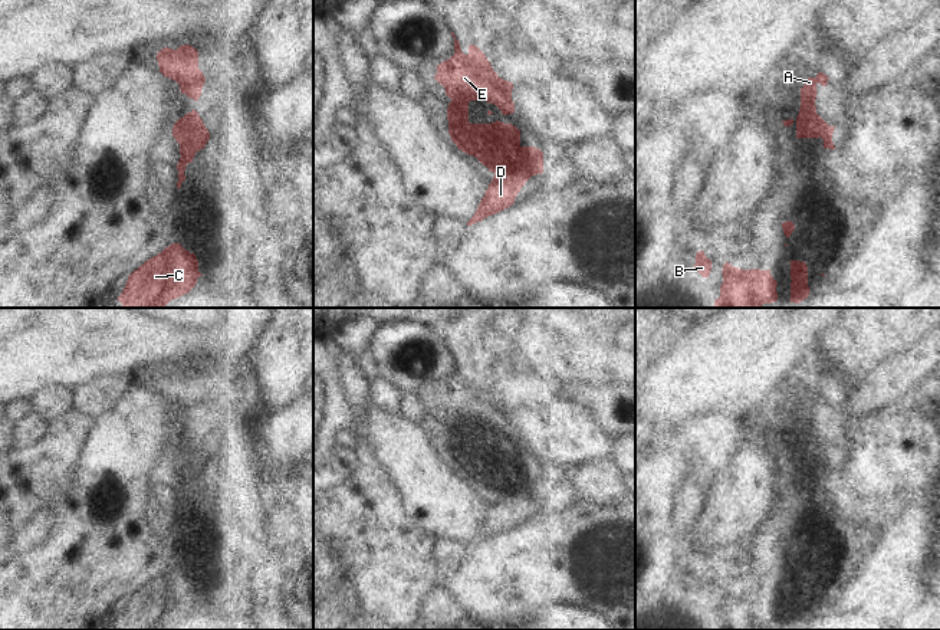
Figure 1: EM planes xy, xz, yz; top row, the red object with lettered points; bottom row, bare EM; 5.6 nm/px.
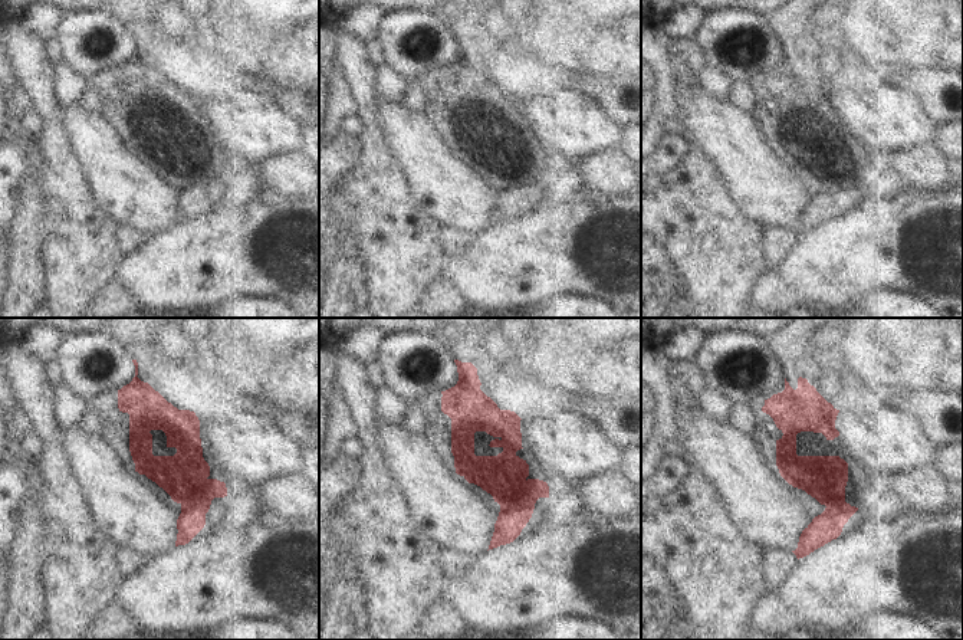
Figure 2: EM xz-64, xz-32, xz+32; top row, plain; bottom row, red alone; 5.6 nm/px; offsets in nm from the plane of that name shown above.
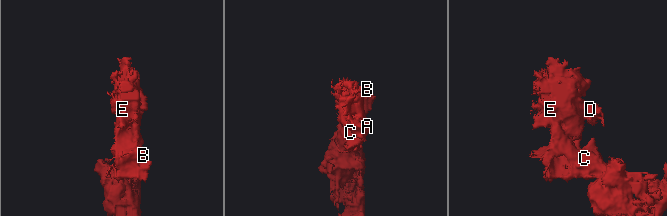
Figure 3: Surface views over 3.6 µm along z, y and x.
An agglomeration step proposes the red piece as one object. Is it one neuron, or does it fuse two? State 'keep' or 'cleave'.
cleave

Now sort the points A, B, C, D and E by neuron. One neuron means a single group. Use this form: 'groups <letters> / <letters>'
groups A B C E / D

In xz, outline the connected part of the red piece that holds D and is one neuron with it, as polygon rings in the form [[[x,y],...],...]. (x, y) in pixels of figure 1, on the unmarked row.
[[[494,495],[484,519],[481,521],[474,538],[467,544],[467,548],[510,529],[526,503],[526,501],[517,501],[516,498]]]

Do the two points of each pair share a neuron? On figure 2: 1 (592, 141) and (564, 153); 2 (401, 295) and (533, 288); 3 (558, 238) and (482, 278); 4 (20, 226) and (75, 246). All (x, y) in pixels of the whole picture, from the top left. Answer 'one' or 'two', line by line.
1: one
2: two
3: one
4: two

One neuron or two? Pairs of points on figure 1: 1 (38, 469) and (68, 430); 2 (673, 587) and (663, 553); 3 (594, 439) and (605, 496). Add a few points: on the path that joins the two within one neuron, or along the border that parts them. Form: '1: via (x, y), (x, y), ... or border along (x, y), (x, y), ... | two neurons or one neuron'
1: via (48, 459), (62, 440) | one neuron
2: border along (682, 560), (666, 570), (660, 594) | two neurons
3: border along (611, 456), (575, 468), (568, 476) | two neurons

